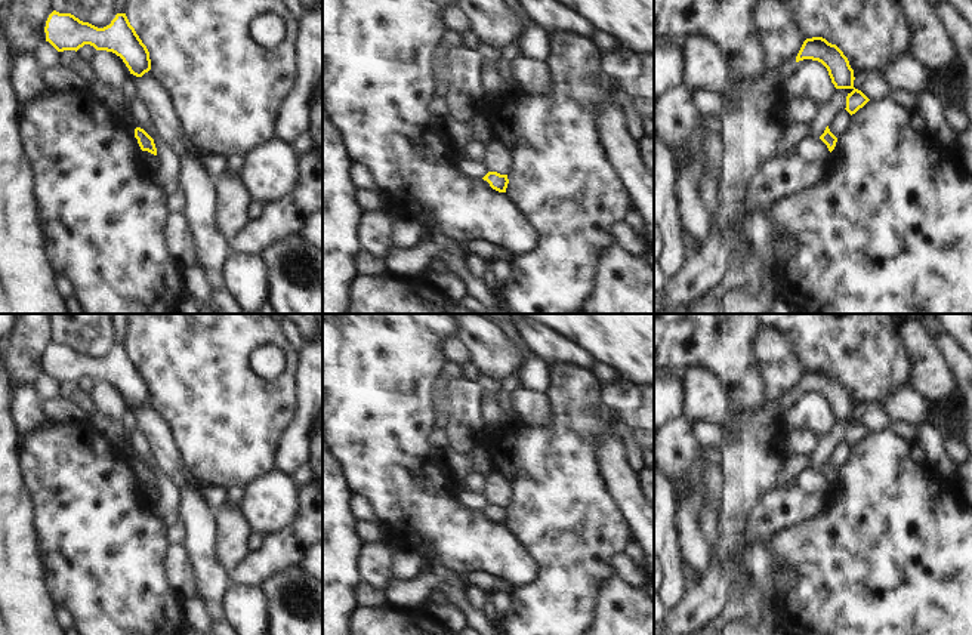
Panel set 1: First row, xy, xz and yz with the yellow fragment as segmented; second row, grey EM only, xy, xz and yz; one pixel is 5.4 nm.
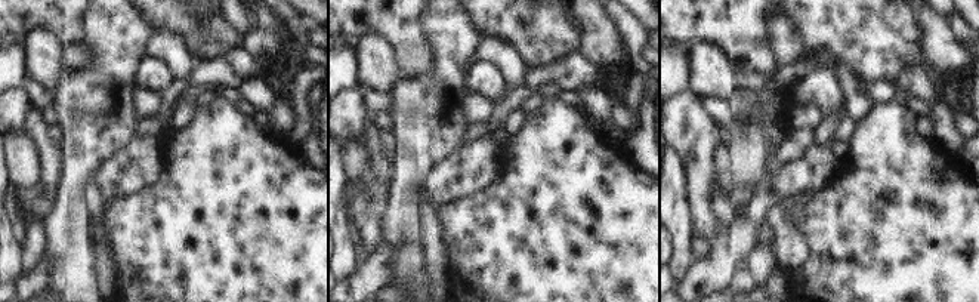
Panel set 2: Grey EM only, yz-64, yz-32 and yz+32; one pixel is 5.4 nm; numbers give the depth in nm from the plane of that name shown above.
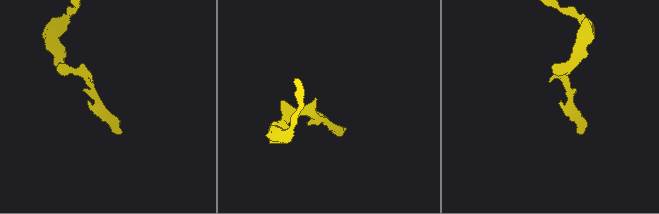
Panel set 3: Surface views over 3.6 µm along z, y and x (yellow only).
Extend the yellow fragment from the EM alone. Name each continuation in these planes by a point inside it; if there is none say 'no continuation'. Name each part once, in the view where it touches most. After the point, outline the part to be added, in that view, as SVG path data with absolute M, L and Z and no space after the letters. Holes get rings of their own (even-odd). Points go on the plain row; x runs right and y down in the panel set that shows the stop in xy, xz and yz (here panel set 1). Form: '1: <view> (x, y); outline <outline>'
no continuation

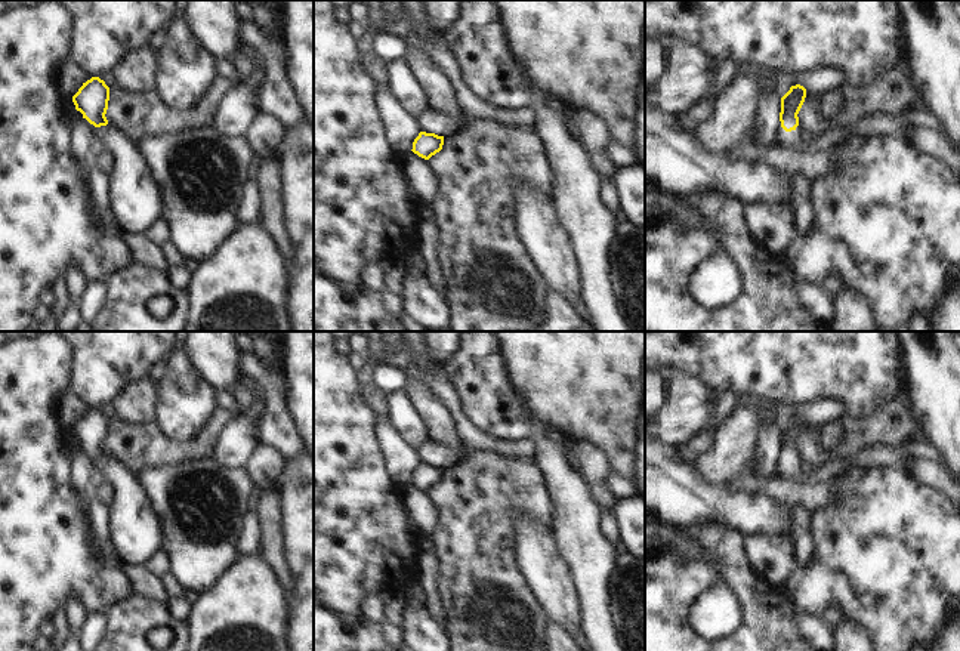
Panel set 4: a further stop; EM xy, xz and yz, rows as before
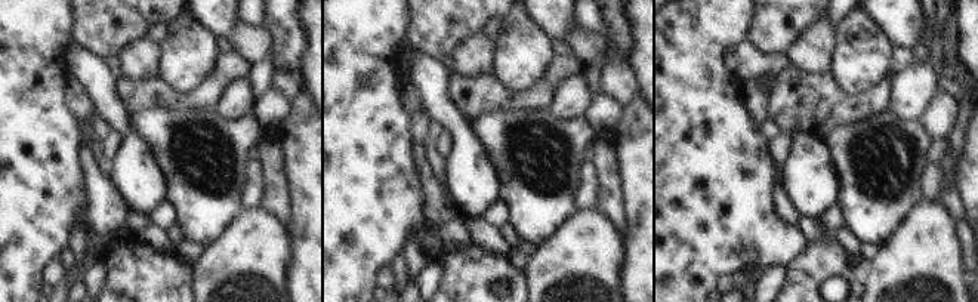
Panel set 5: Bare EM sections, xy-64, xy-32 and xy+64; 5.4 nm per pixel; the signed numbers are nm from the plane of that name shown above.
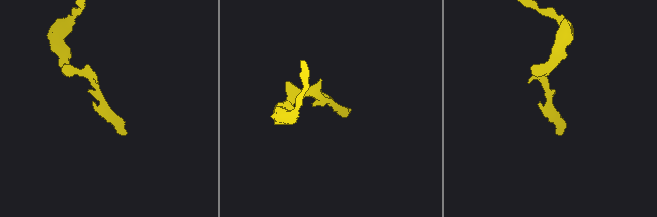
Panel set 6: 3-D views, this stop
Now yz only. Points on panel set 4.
1: yz (792, 469); outline M791 462L791 463L787 463L785 473L788 479L794 481L800 478L802 472L799 470L797 463Z

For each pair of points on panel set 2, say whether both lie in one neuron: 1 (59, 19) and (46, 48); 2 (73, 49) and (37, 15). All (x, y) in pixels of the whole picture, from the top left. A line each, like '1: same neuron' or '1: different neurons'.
1: different neurons
2: same neuron

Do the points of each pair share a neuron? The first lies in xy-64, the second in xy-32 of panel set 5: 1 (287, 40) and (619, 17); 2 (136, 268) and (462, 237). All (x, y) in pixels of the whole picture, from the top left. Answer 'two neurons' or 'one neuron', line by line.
1: one neuron
2: two neurons

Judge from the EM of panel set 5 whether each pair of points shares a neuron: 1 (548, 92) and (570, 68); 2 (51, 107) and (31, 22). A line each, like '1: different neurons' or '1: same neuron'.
1: same neuron
2: same neuron

